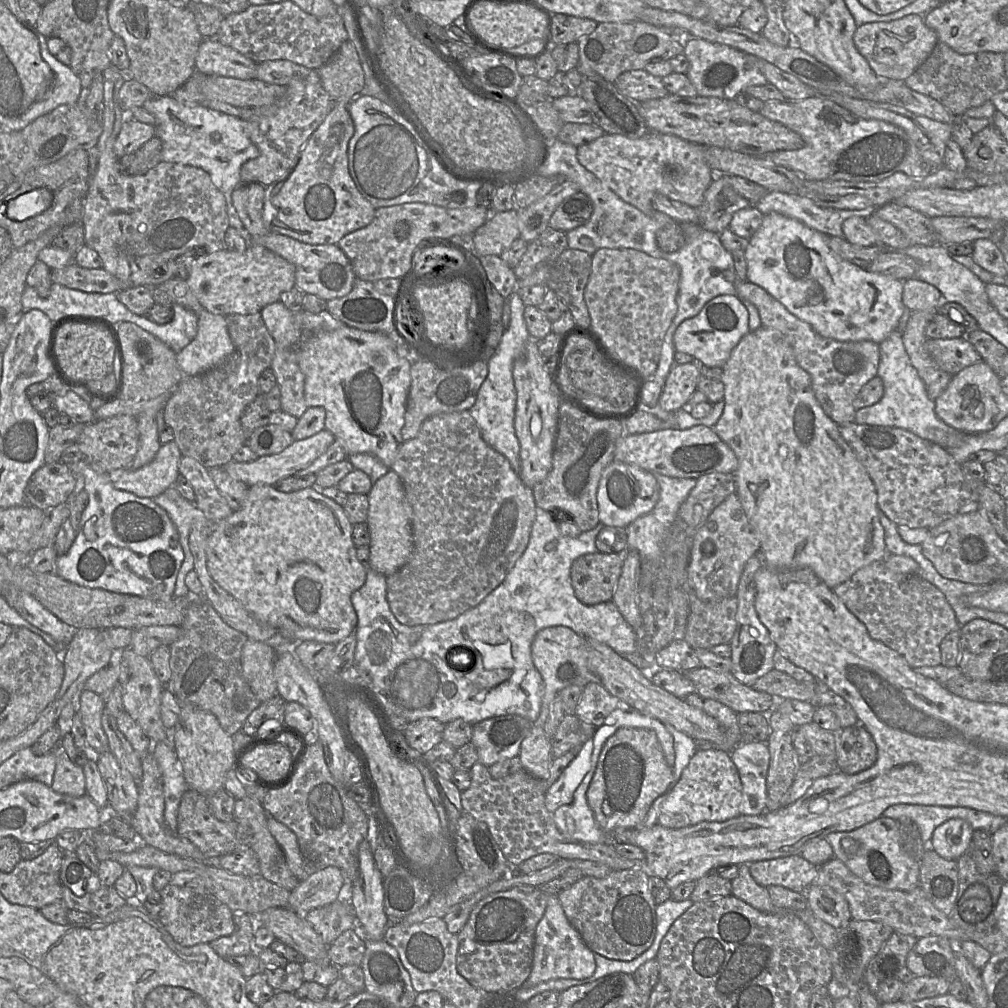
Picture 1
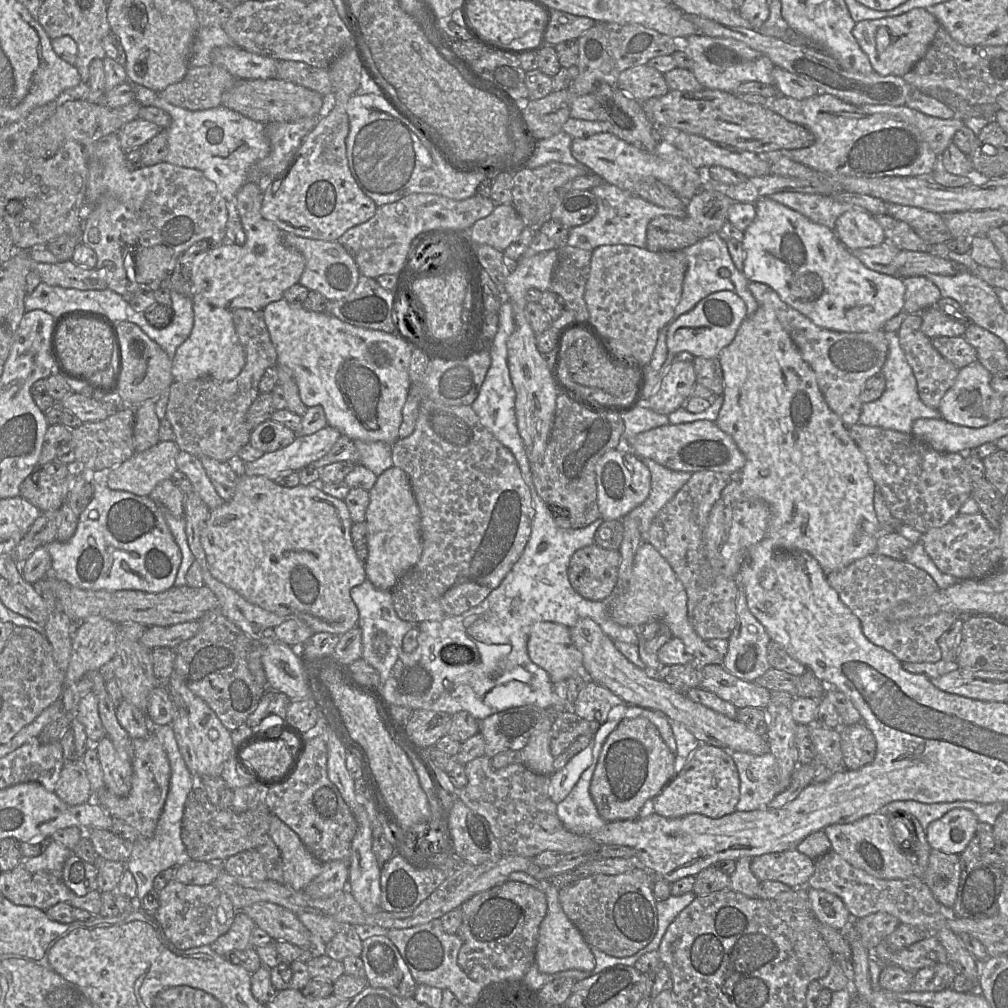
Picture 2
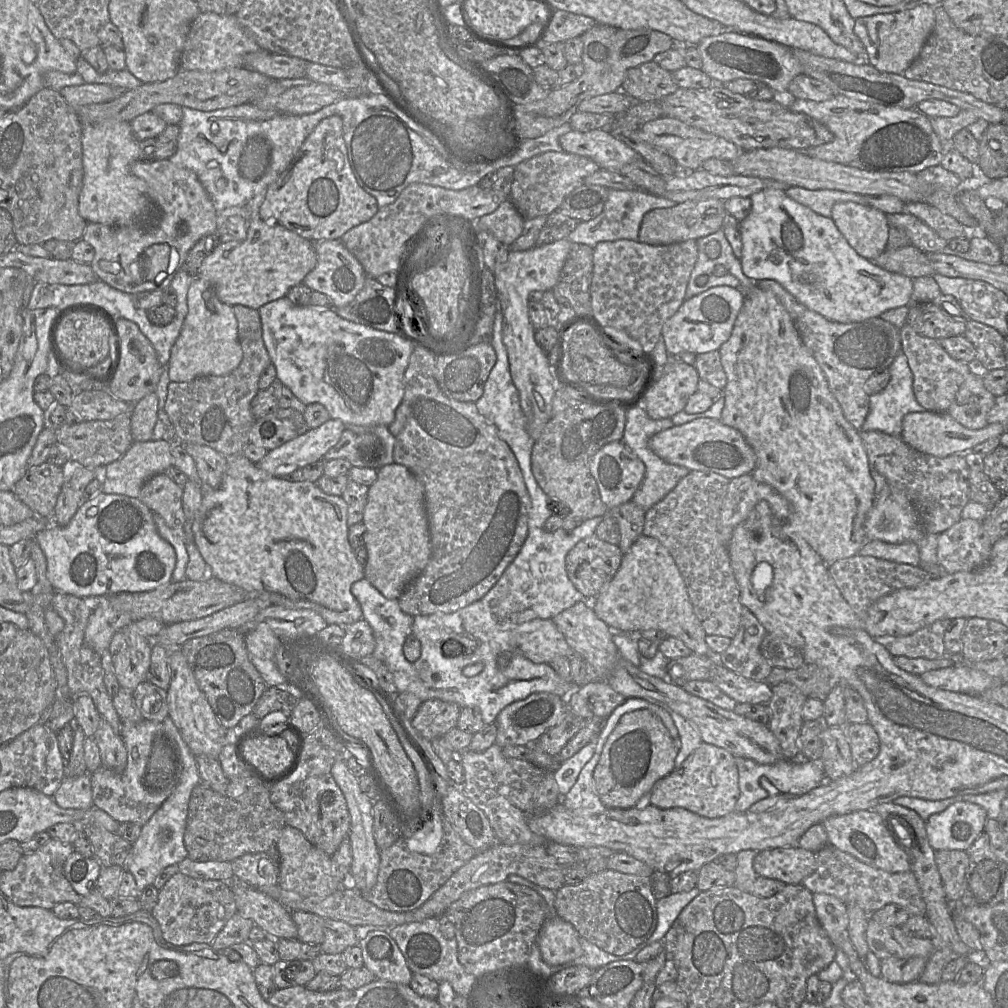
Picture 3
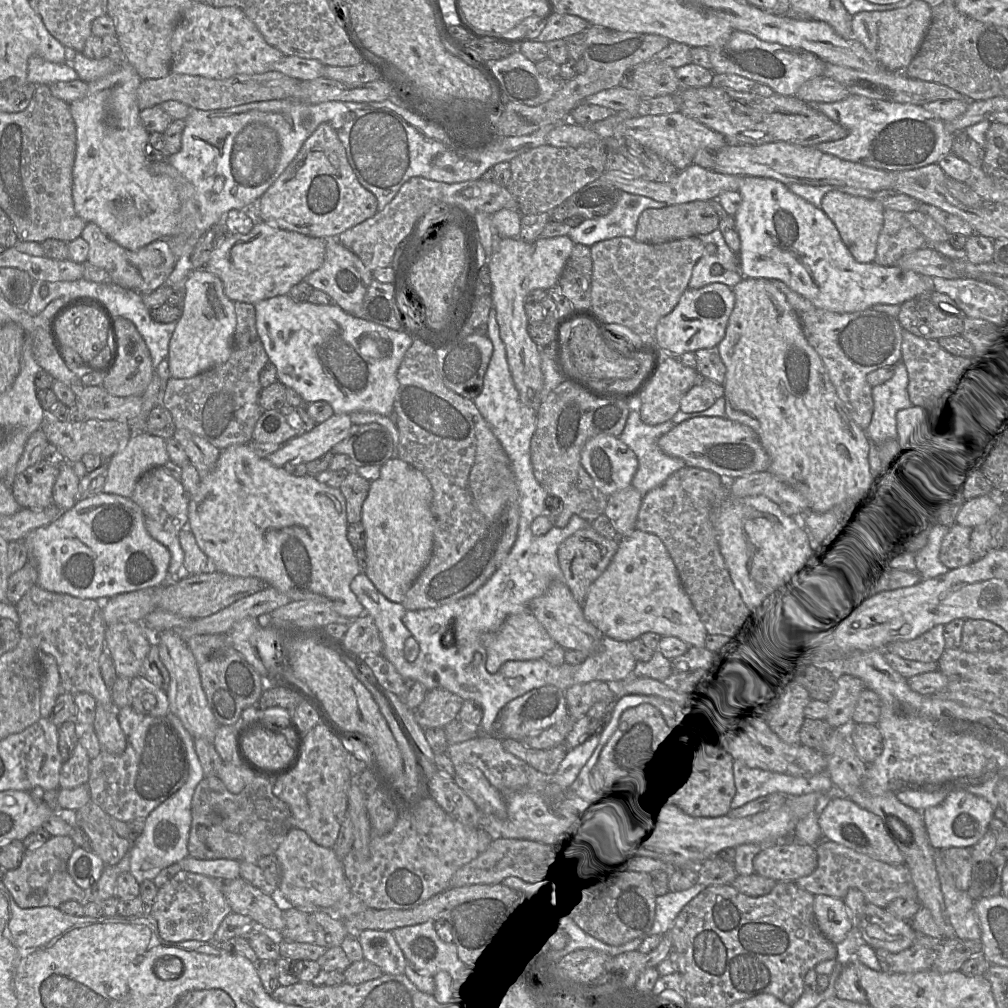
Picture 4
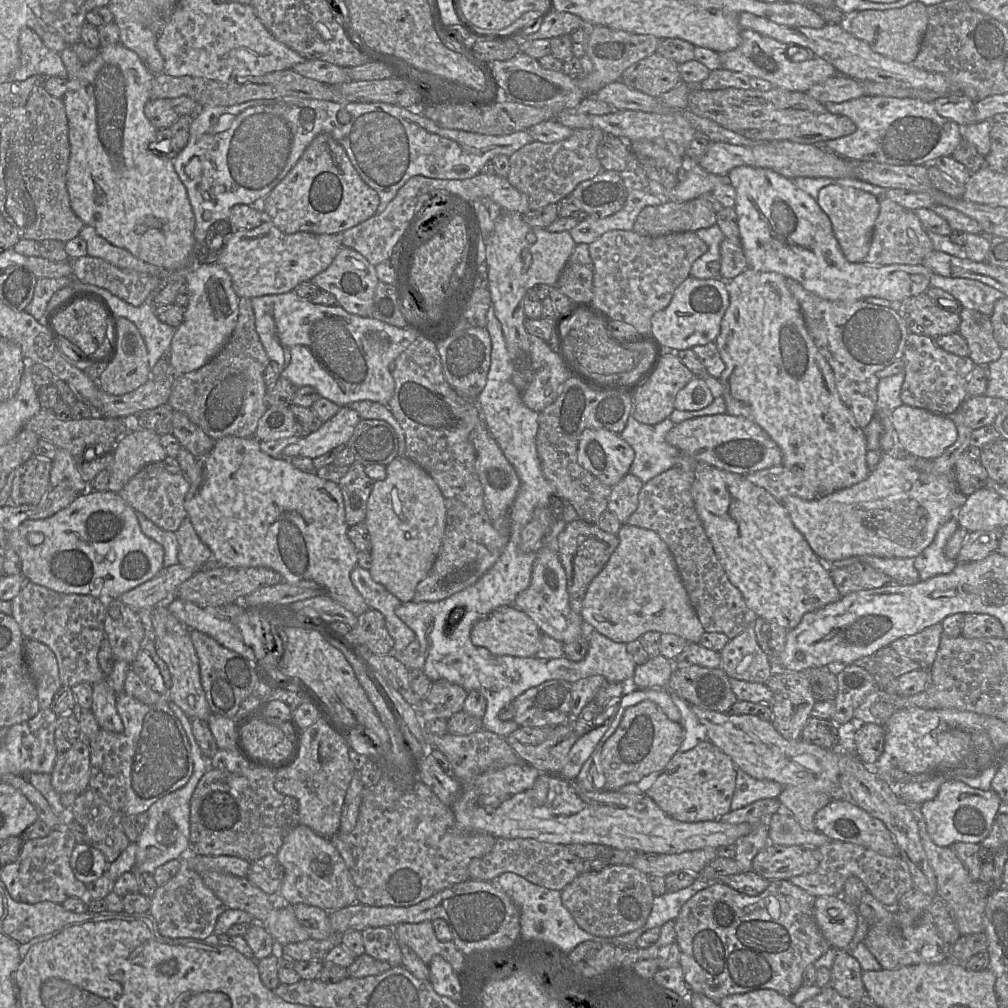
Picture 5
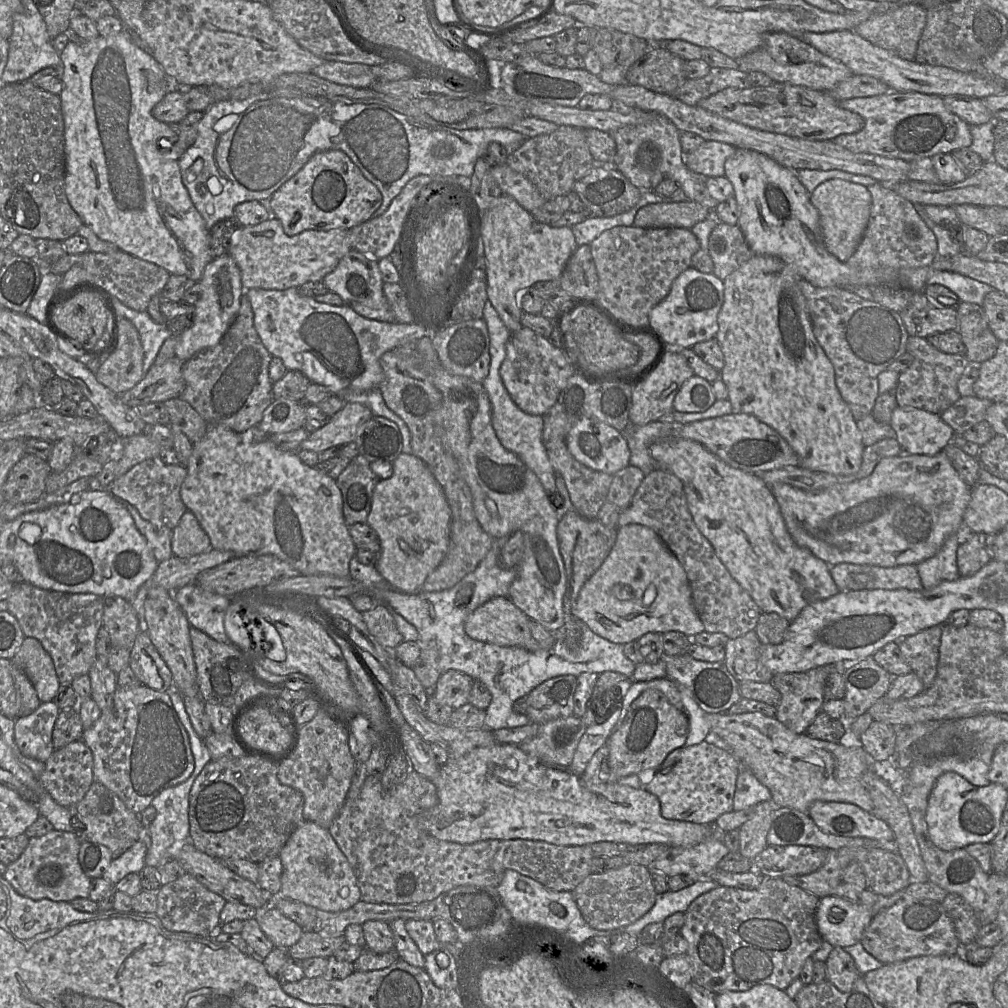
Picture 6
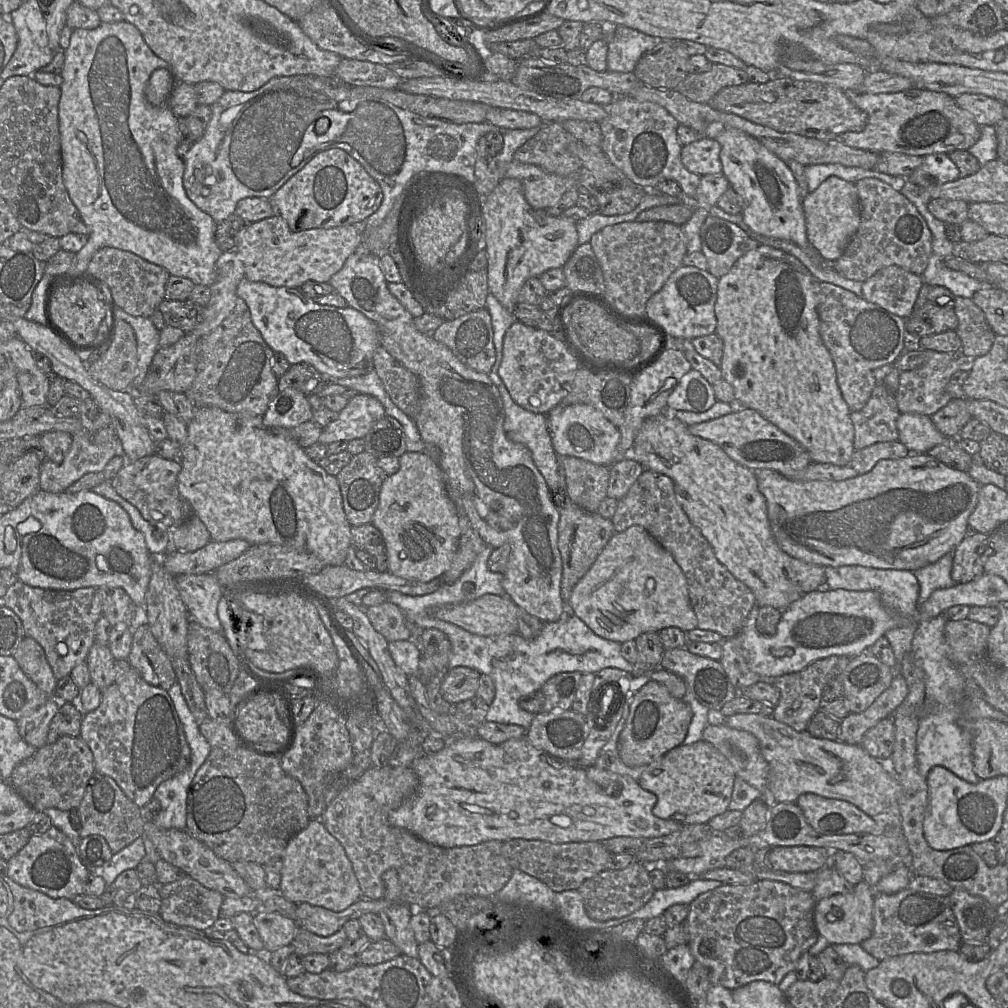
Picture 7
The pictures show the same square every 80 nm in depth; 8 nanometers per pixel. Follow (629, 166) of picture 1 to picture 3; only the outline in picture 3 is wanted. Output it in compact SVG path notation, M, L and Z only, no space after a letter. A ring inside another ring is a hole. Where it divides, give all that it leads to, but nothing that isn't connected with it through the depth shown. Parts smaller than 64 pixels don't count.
M606 129L587 132L571 130L562 135L559 143L564 152L588 157L600 169L620 174L620 169L641 156L620 140L613 137Z

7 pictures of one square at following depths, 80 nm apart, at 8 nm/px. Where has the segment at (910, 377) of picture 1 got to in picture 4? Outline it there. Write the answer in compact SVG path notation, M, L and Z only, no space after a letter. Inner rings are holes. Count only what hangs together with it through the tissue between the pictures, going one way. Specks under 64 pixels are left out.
M902 361L895 365L895 372L892 378L883 384L880 384L872 389L872 398L874 403L874 410L871 422L865 430L866 435L872 444L877 449L897 440L897 421L896 414L899 410L912 407L907 392L908 373L906 366Z

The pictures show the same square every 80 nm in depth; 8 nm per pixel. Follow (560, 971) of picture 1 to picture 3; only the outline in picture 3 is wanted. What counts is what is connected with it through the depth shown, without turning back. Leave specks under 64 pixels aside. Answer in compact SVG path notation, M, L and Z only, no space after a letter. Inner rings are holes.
M558 915L547 917L537 937L542 959L549 966L573 964L583 954L579 941L575 927Z

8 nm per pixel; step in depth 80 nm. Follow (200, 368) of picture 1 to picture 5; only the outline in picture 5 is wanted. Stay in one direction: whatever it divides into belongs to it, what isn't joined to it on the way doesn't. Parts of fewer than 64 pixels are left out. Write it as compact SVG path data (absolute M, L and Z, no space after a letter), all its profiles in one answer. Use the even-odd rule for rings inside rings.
M219 263L196 264L186 272L190 291L183 322L176 328L170 345L170 366L174 374L196 371L225 346L237 324L238 299L230 275Z

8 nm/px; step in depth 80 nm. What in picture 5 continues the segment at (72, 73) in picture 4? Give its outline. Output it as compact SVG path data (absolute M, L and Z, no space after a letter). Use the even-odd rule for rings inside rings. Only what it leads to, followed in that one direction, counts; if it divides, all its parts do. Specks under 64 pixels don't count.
M28 27L21 29L18 44L21 63L8 76L8 81L23 81L38 74L67 79L68 73L60 53L47 48L32 29Z

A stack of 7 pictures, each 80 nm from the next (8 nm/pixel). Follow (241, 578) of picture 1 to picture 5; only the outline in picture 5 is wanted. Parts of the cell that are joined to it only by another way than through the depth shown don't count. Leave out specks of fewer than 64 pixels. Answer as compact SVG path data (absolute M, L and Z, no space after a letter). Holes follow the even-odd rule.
M225 436L215 440L212 450L205 456L196 458L196 479L190 484L185 495L184 507L187 515L201 541L212 551L214 558L223 567L267 567L280 573L290 584L321 592L319 596L329 596L342 604L346 609L360 616L370 609L364 597L360 594L351 580L351 572L358 565L358 550L348 536L349 525L345 516L343 494L339 484L320 478L315 473L306 473L293 466L290 459L285 457L273 458L260 448L256 437L241 438Z

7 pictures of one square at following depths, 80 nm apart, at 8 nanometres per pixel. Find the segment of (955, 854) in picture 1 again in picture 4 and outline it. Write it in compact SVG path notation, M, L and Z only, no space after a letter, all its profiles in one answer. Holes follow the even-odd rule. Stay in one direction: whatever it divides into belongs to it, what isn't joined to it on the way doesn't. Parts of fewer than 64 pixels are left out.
M964 789L950 791L941 804L928 807L922 812L930 844L937 850L971 848L989 829L994 814L995 809L987 800Z

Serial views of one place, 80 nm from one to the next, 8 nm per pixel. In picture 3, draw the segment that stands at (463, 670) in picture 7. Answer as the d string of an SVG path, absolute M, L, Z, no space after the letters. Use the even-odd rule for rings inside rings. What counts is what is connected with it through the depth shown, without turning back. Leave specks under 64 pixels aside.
M429 699L421 703L411 722L423 737L431 741L456 727L460 710L455 703Z

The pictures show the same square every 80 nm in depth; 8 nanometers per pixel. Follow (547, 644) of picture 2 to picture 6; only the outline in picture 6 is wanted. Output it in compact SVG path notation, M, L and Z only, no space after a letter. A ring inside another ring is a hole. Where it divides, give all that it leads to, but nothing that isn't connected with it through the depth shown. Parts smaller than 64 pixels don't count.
M495 597L468 615L465 632L474 640L524 648L532 638L530 620L509 597Z

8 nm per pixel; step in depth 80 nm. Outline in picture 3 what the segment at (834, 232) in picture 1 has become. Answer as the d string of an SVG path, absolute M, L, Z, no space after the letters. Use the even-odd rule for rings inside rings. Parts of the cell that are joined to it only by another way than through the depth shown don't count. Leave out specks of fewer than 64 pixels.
M789 186L785 190L785 193L789 198L795 200L799 204L825 217L831 216L833 206L839 202L855 202L862 205L868 203L867 195L831 189L809 190L797 186Z

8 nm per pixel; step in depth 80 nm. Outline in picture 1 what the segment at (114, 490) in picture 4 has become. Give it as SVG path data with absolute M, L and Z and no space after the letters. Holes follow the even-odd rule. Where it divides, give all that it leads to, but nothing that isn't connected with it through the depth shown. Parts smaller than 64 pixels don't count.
M175 441L163 444L150 463L136 470L125 469L113 486L139 497L154 498L175 483L181 457Z

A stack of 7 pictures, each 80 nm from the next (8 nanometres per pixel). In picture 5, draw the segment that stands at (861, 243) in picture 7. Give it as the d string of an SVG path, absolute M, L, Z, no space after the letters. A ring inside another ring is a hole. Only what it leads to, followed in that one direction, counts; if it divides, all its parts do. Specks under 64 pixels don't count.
M885 195L877 196L880 211L873 229L869 252L864 260L871 265L920 265L927 254L934 250L929 233L922 226L914 211L893 202Z

